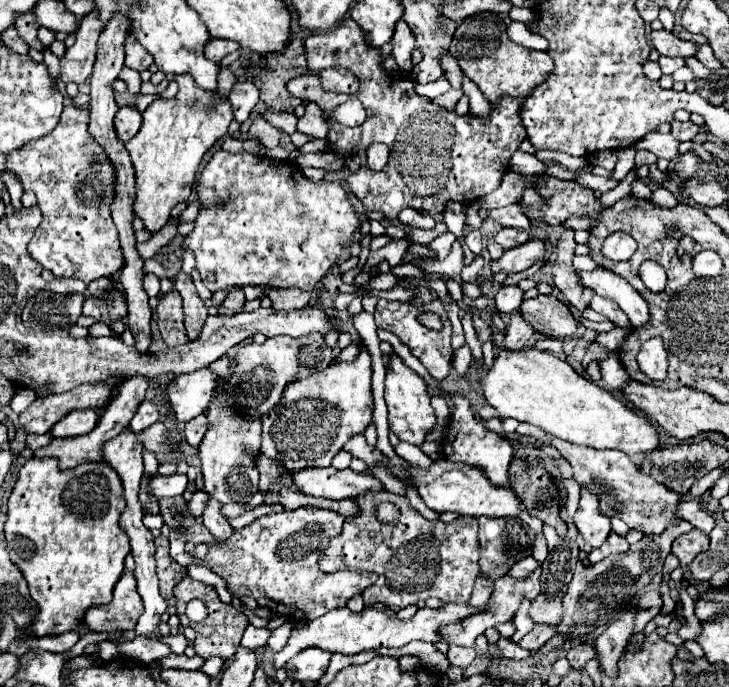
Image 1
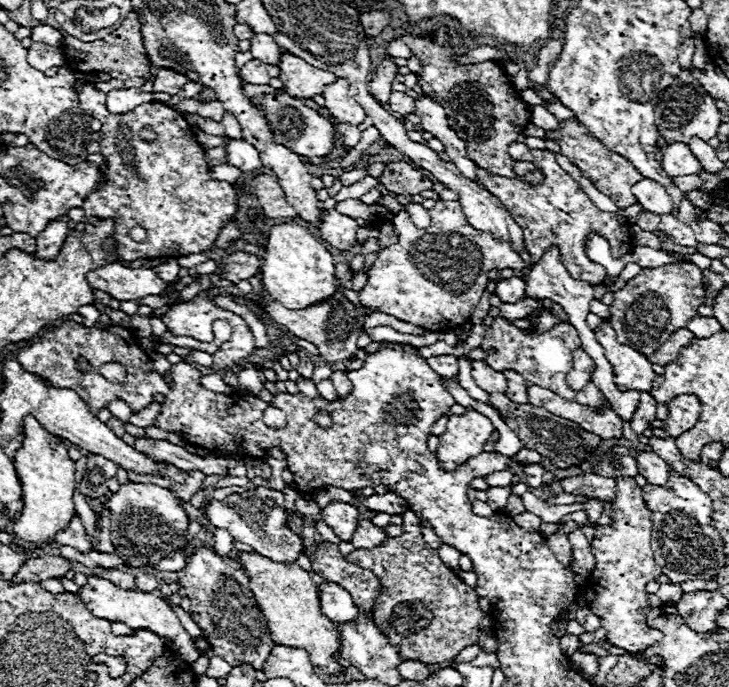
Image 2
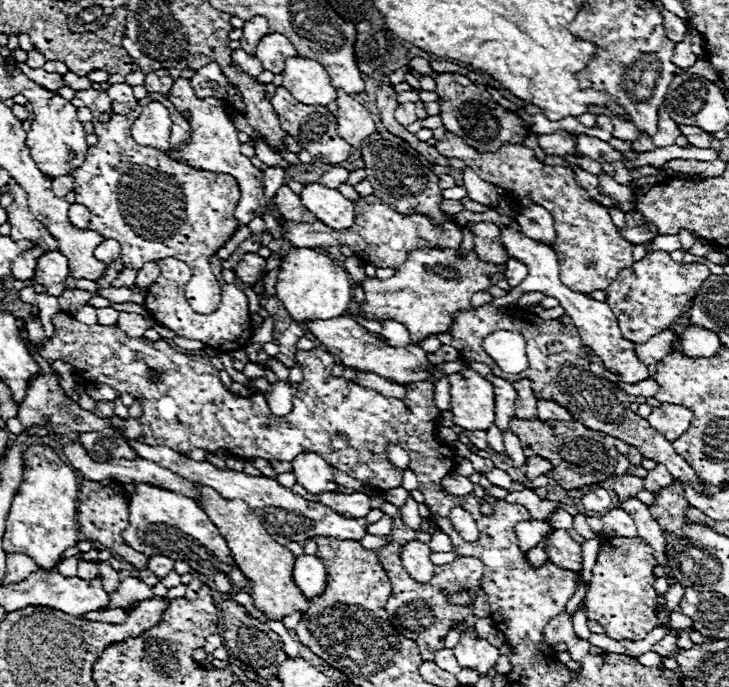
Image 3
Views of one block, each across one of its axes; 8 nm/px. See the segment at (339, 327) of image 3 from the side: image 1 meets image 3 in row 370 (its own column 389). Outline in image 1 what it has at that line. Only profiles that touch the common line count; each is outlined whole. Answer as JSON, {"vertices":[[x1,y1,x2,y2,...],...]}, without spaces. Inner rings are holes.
{"vertices":[[390,356,388,374,386,374,386,404,388,404,388,424,390,430,408,444,420,446,430,430,436,426,434,408,430,406,430,394,426,392,424,380,412,372,400,356]]}

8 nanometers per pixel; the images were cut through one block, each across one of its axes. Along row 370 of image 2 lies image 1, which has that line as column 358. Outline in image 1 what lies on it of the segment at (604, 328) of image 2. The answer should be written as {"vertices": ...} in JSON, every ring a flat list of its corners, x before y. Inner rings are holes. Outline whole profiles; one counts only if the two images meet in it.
{"vertices":[[444,602,440,608,420,608,410,620,398,620,396,612,388,610,386,606,368,606,360,614,350,612,348,608,332,610,312,622,300,622,292,630,288,644,274,654,274,668,280,670,284,664,296,656,298,652,306,648,320,648,326,652,340,652,340,654,358,654,364,650,378,650,378,648,402,648,410,640,424,640,424,642,438,642,440,640,440,628,446,624,462,622,464,618,488,610,488,604,484,606,470,606,470,604,450,604]]}

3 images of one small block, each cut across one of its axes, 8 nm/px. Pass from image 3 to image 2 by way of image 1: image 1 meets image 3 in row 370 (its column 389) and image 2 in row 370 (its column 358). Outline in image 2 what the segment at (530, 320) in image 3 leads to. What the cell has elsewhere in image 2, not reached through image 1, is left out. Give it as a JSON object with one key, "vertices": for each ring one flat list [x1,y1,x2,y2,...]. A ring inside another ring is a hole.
{"vertices":[[498,316,498,318,494,318,494,322,486,328,486,334,484,334,484,340,482,340,480,348,486,352,486,350,488,350,488,344,498,350,498,352,490,352,490,354,484,356,484,362,490,364,490,368,494,368,494,370,498,370,498,372,514,370,514,372,522,374,526,386,536,384,536,386,548,388,550,392,554,392,554,394,558,394,558,396,562,396,562,398,566,398,566,400,572,400,572,402,578,402,578,404,584,404,584,406,590,406,590,408,600,408,600,406,604,406,606,398,604,398,604,394,594,386,594,382,586,384,586,388,582,388,582,390,578,390,578,392,572,390,572,388,568,388,568,384,566,384,566,374,570,372,570,366,572,366,572,352,582,346,576,328,574,328,570,322,556,324,556,326,554,326,552,330,548,330,548,332,534,332,534,330,516,328,516,326,512,326,506,318]]}

